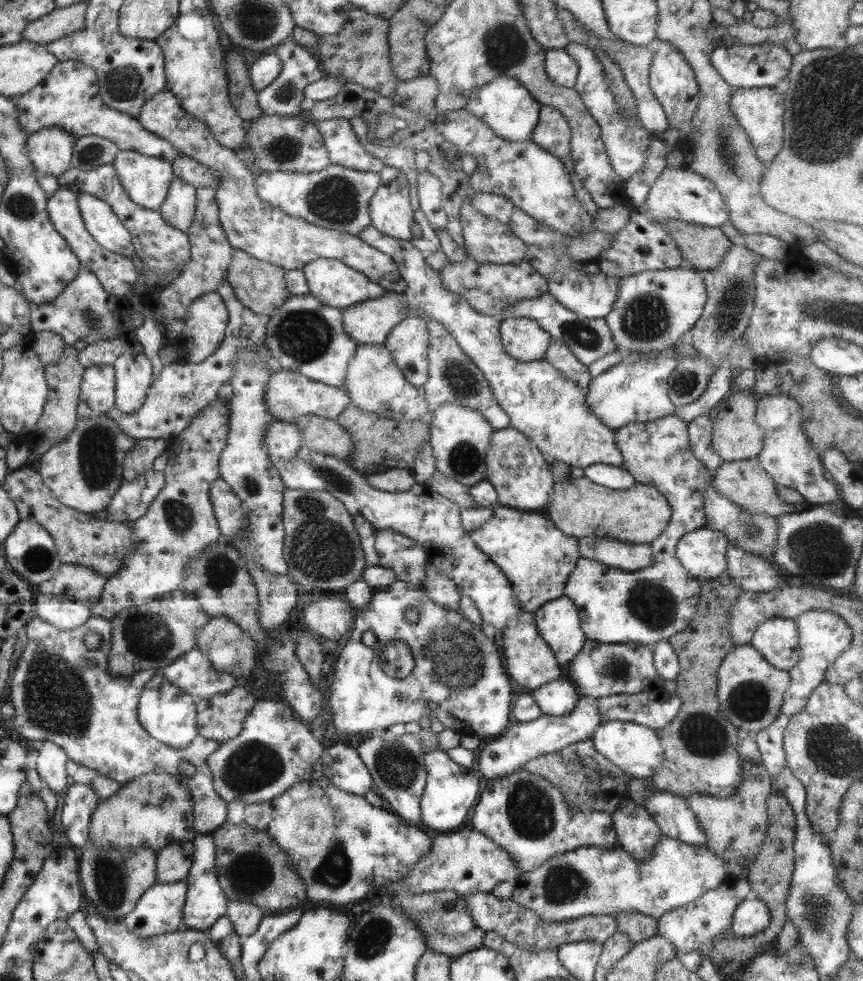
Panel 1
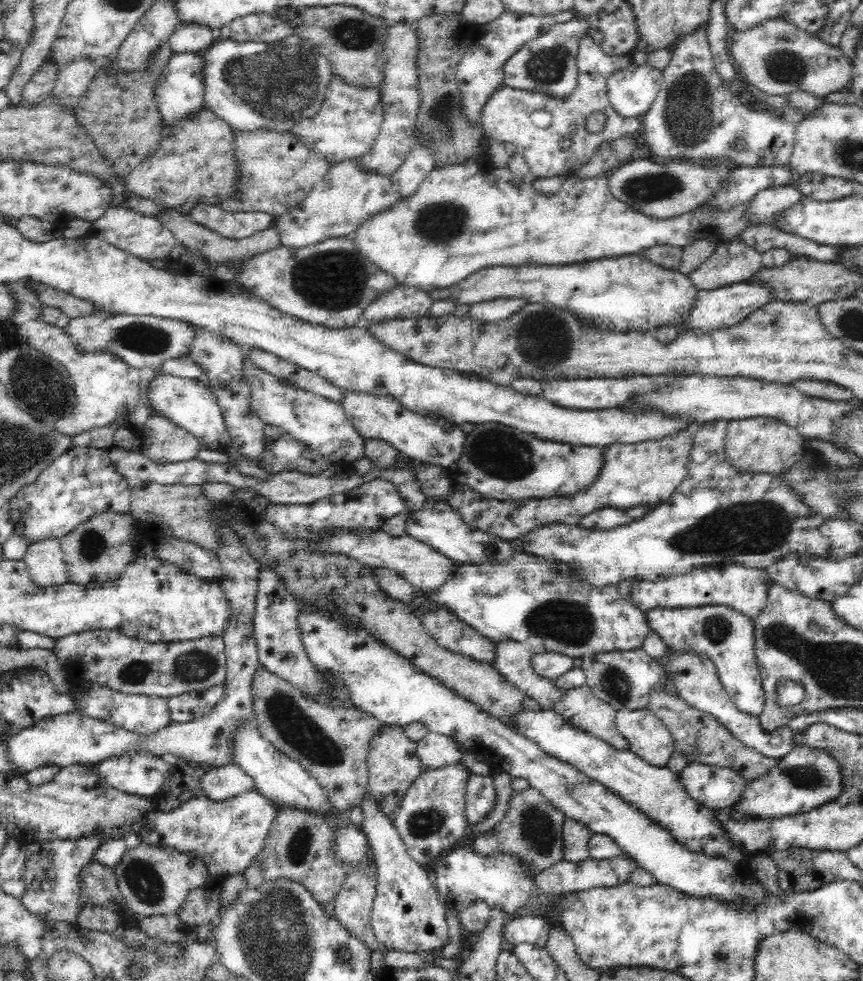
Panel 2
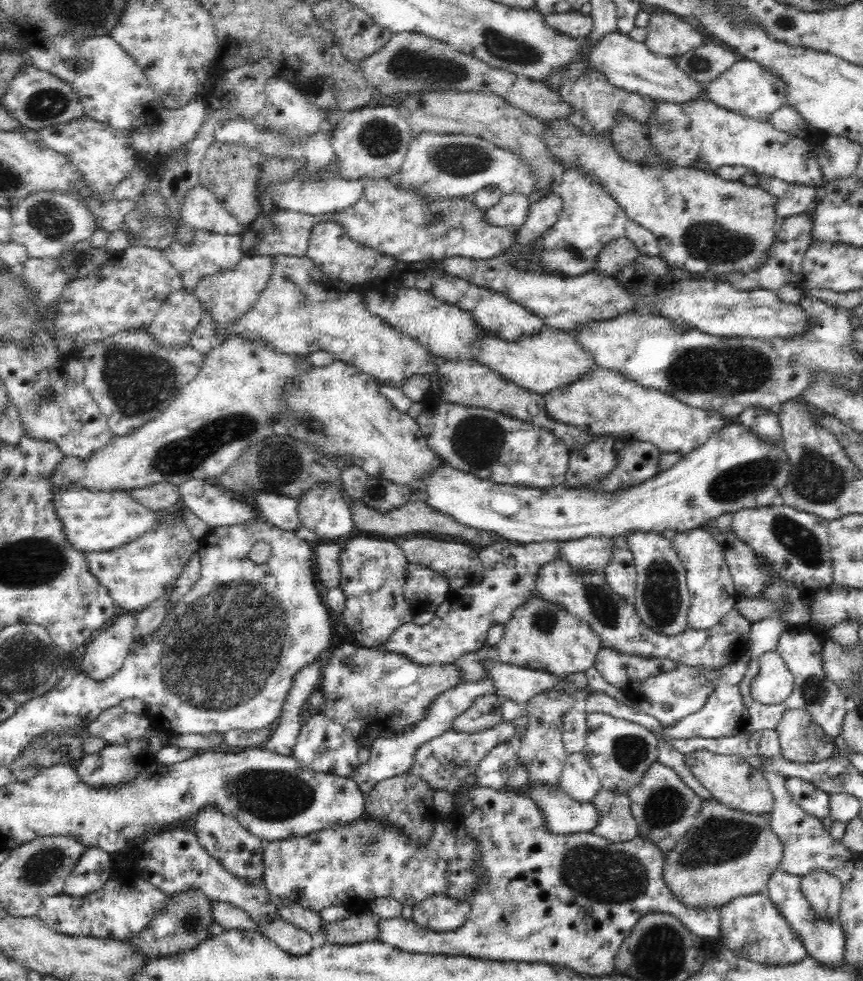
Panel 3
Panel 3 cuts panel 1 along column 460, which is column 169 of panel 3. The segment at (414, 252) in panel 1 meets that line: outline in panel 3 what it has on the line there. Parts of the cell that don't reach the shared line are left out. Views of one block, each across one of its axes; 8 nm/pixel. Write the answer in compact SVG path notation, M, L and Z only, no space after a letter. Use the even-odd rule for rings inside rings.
M184 289L168 296L160 312L152 320L147 332L162 347L184 348L190 346L204 309L195 297Z

